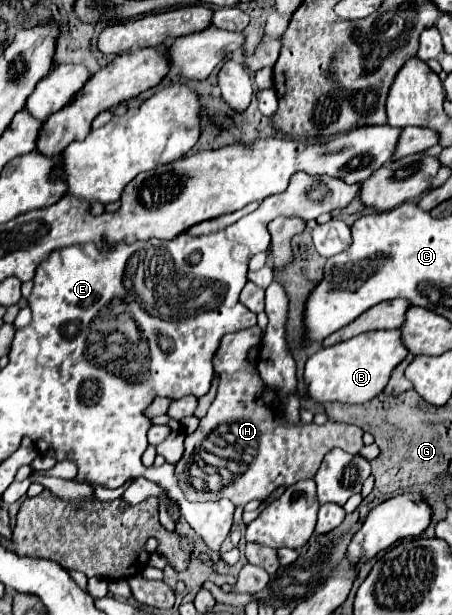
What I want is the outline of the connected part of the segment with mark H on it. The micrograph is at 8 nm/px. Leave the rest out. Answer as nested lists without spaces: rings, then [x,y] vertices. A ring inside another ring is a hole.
[[[254,325],[254,327],[248,327],[248,329],[242,329],[242,331],[236,331],[236,333],[230,333],[224,337],[224,341],[220,341],[220,347],[218,347],[218,353],[214,357],[214,371],[220,375],[220,387],[218,387],[218,395],[216,399],[212,401],[208,413],[200,419],[200,427],[186,437],[186,451],[182,455],[182,459],[178,461],[176,465],[176,479],[178,479],[178,487],[184,491],[186,499],[188,501],[210,501],[210,497],[214,499],[230,499],[236,507],[244,507],[248,501],[252,499],[266,499],[276,487],[288,487],[288,485],[294,485],[296,481],[302,481],[302,479],[312,479],[316,475],[316,471],[320,469],[320,463],[324,459],[324,455],[334,449],[334,447],[340,447],[340,449],[346,449],[348,453],[358,453],[364,443],[362,443],[362,429],[356,427],[356,425],[346,425],[346,423],[334,423],[334,421],[328,421],[326,425],[316,425],[316,423],[288,423],[286,419],[280,419],[274,409],[270,411],[270,407],[266,405],[256,405],[256,395],[260,397],[262,393],[262,381],[260,377],[256,375],[256,369],[250,367],[248,363],[248,351],[258,345],[262,339],[262,331]],[[218,425],[222,425],[222,465],[230,465],[230,481],[226,481],[228,485],[220,491],[220,493],[198,493],[190,481],[188,481],[188,465],[190,465],[190,459],[192,459],[192,453],[194,449],[206,439],[208,433],[212,433]]]

